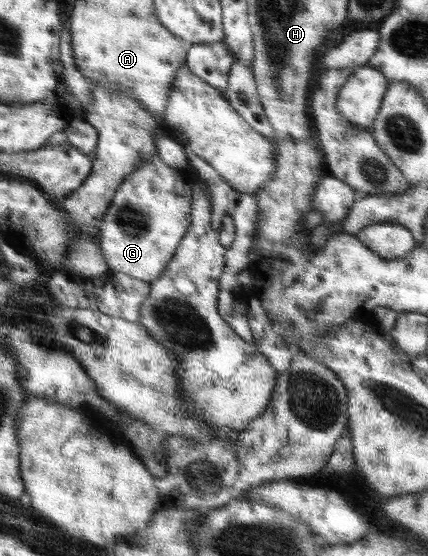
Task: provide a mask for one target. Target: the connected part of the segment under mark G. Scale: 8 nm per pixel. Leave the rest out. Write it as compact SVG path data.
M158 156L143 162L135 172L123 179L118 192L115 192L114 198L111 199L110 206L103 213L97 233L97 246L103 252L107 268L145 283L158 280L191 226L192 200L193 191L190 188L189 178L183 171L165 164Z

